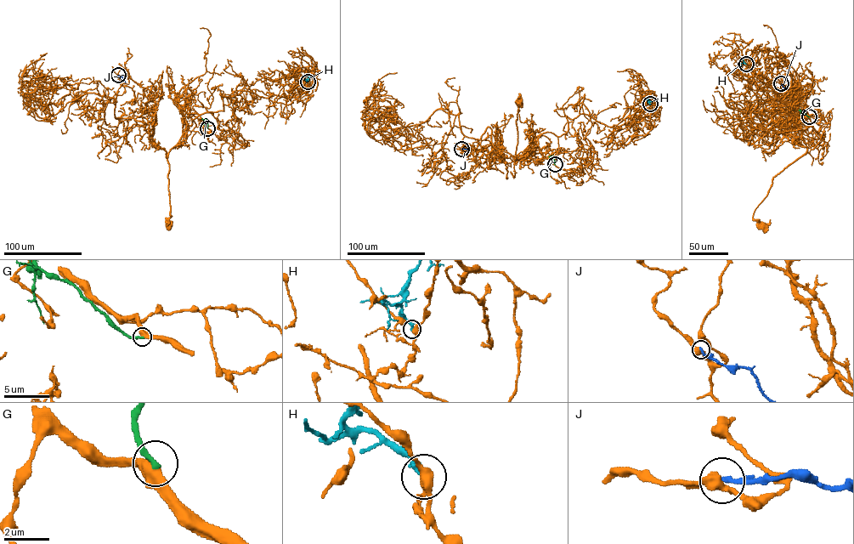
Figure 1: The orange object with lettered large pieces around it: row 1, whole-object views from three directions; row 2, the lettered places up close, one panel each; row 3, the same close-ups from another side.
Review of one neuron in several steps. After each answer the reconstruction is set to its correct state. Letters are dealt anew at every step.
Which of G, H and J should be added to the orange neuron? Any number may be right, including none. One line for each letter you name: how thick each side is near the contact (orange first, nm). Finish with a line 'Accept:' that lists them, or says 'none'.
Accept: none

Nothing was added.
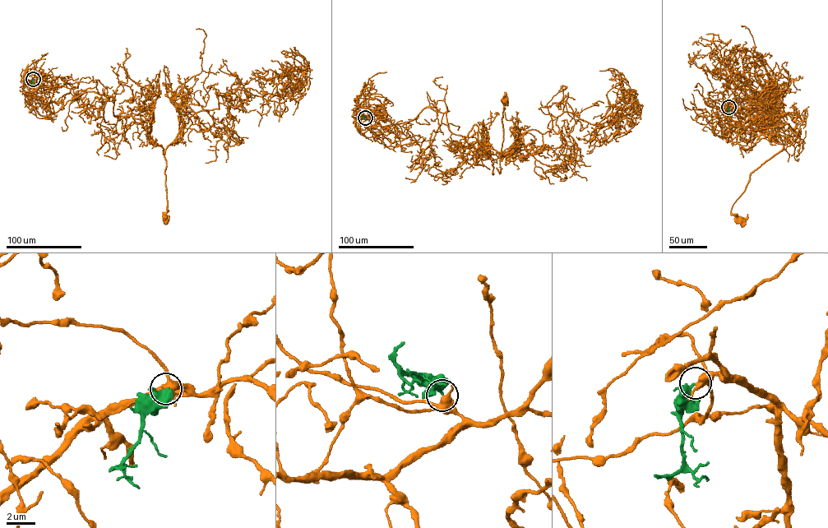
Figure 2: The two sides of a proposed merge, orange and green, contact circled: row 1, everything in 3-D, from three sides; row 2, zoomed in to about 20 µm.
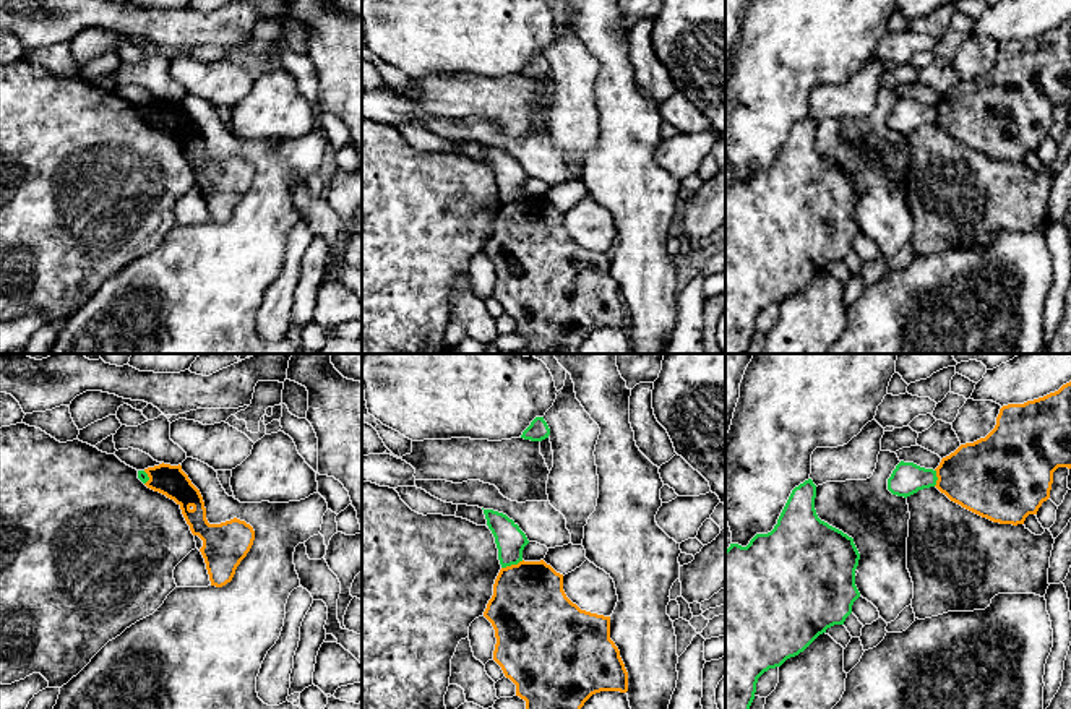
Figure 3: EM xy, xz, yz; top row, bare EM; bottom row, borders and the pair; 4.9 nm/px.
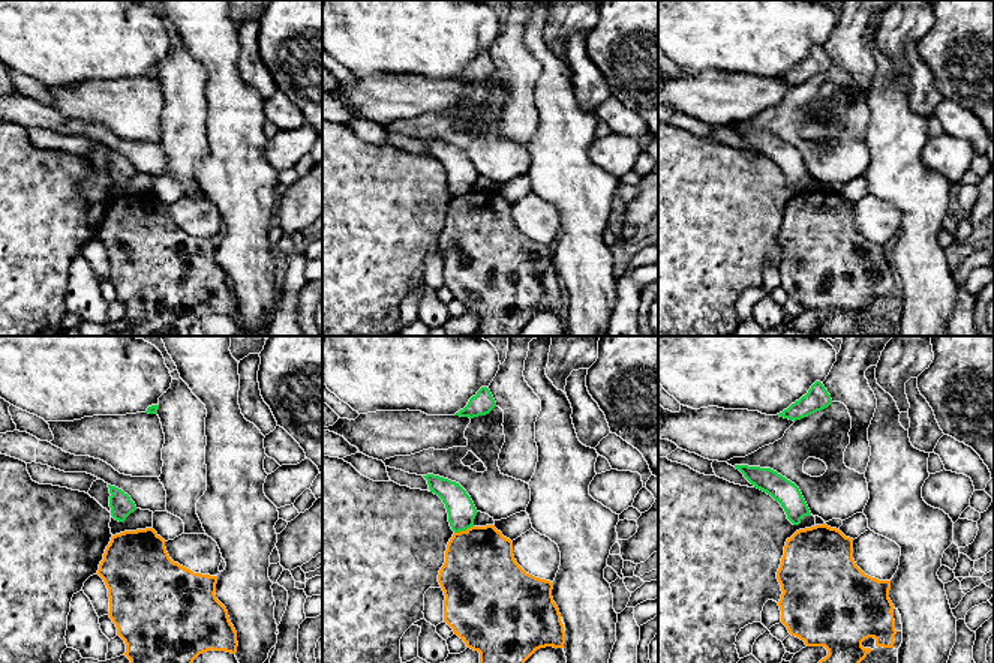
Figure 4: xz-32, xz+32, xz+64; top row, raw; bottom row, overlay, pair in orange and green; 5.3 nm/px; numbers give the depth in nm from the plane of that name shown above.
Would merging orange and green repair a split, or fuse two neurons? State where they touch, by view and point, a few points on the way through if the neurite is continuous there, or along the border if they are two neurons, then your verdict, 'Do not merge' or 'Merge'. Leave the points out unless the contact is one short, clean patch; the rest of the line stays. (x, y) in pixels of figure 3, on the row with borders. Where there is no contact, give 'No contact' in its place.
Touches orange at xz (511, 565). Boundary: xz (523, 560), (502, 568). Do not merge

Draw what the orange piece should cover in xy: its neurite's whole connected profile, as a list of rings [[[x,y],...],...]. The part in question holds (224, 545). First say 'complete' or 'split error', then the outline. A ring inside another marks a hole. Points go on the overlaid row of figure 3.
complete | [[[162,462],[144,469],[144,472],[149,477],[144,485],[174,500],[180,506],[191,534],[203,540],[200,552],[204,558],[211,586],[222,587],[230,582],[237,566],[253,545],[253,527],[237,518],[221,524],[209,524],[203,496],[180,464]]]

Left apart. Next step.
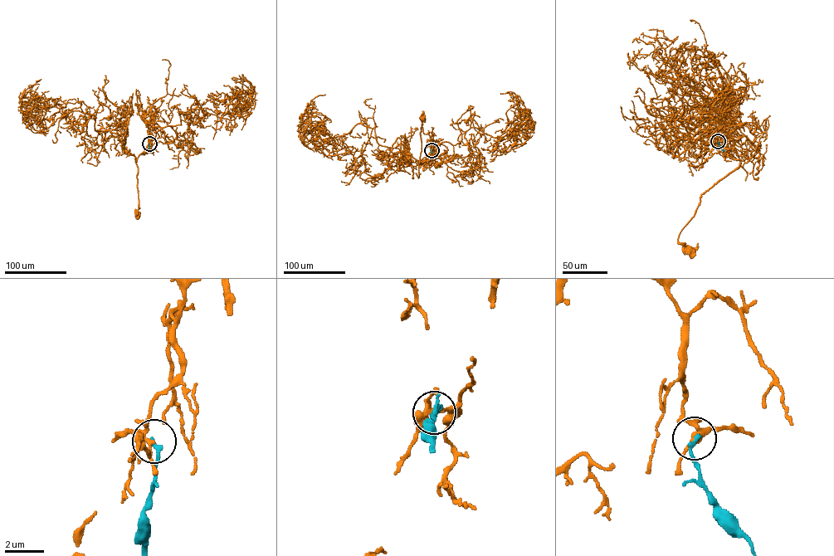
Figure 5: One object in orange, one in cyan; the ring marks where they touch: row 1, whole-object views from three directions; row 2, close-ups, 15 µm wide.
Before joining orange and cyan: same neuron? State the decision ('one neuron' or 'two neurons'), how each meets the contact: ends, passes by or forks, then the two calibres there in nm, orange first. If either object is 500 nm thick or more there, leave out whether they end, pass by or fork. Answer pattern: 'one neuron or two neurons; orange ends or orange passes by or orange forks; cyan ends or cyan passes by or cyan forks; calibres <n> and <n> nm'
two neurons; orange forks; cyan ends; calibres 200 and 240 nm

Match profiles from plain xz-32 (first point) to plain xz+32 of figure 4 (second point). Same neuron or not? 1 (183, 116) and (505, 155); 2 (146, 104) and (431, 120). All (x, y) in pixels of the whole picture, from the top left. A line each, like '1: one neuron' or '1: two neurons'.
1: two neurons
2: two neurons

